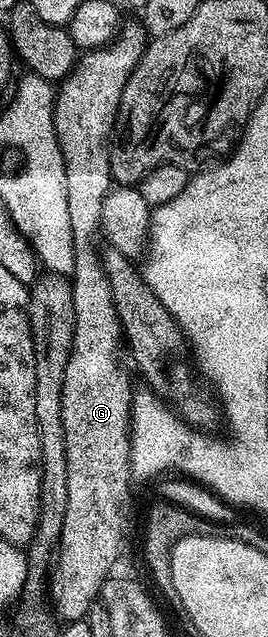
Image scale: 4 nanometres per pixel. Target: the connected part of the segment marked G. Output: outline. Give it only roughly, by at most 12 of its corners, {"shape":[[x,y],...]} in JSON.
{"shape":[[148,35],[61,80],[75,329],[68,505],[49,594],[87,618],[130,535],[132,386],[96,250],[110,148]]}

